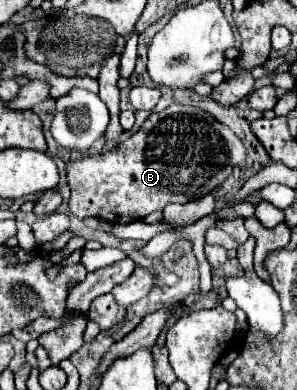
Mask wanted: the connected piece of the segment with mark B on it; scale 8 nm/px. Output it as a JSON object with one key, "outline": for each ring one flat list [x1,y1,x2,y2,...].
{"outline":[[172,103,160,113,150,113,140,131,120,143,116,149,68,163,66,173,72,189,68,207,70,213,78,219,98,217,106,223,126,225,154,211,162,211,168,203,188,203,192,199,200,199,200,195,206,195,208,191,218,189,232,175,234,167,238,167,244,159,246,145,230,131,230,127,200,107]]}

